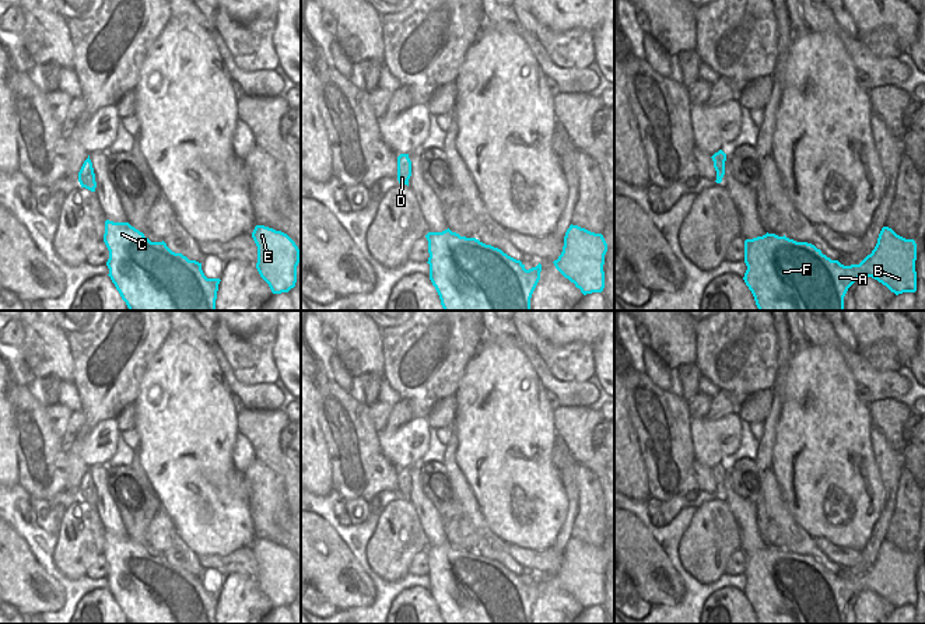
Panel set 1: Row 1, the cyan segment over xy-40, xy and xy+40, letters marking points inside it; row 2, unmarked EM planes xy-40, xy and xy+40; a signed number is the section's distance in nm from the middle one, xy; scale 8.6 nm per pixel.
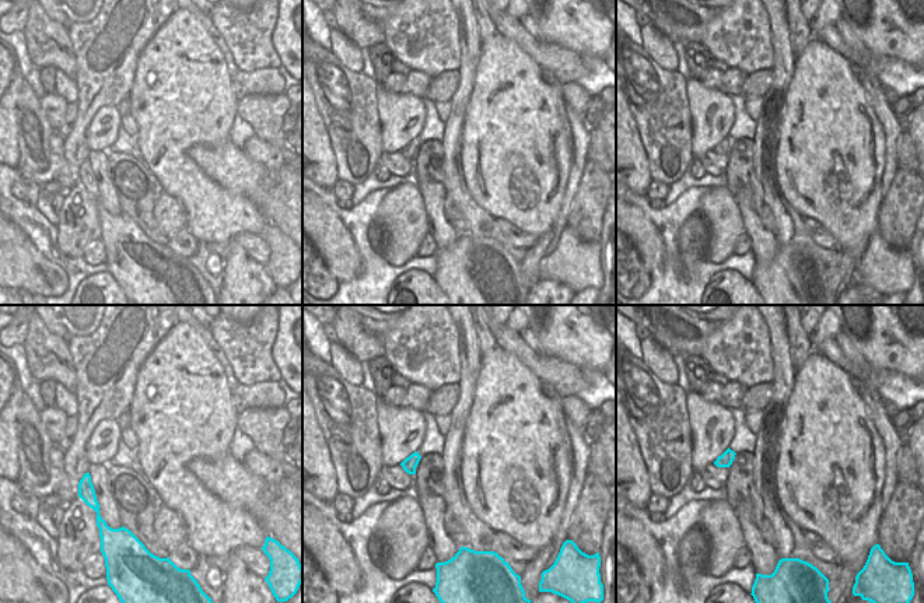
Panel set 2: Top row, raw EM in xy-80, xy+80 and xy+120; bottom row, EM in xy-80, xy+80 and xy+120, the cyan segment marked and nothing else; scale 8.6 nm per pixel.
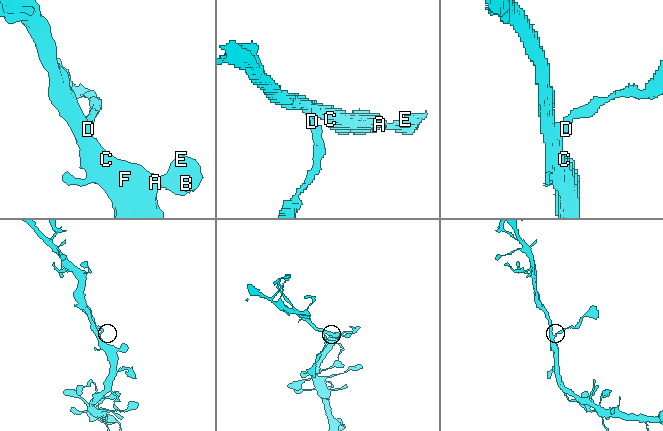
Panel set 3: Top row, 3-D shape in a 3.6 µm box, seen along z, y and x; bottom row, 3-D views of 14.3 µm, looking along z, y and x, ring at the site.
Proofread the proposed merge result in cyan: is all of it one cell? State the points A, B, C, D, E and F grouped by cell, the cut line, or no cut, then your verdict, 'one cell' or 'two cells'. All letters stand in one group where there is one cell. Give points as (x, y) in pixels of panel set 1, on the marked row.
A B C D E F; no cut; one cell

